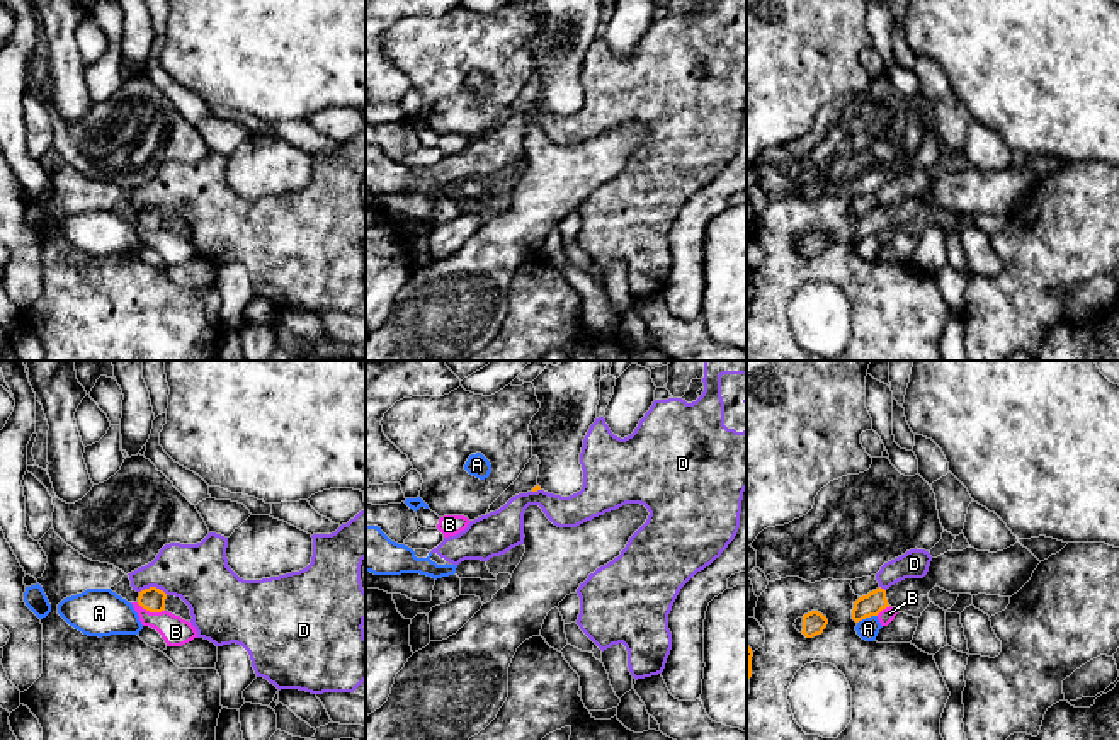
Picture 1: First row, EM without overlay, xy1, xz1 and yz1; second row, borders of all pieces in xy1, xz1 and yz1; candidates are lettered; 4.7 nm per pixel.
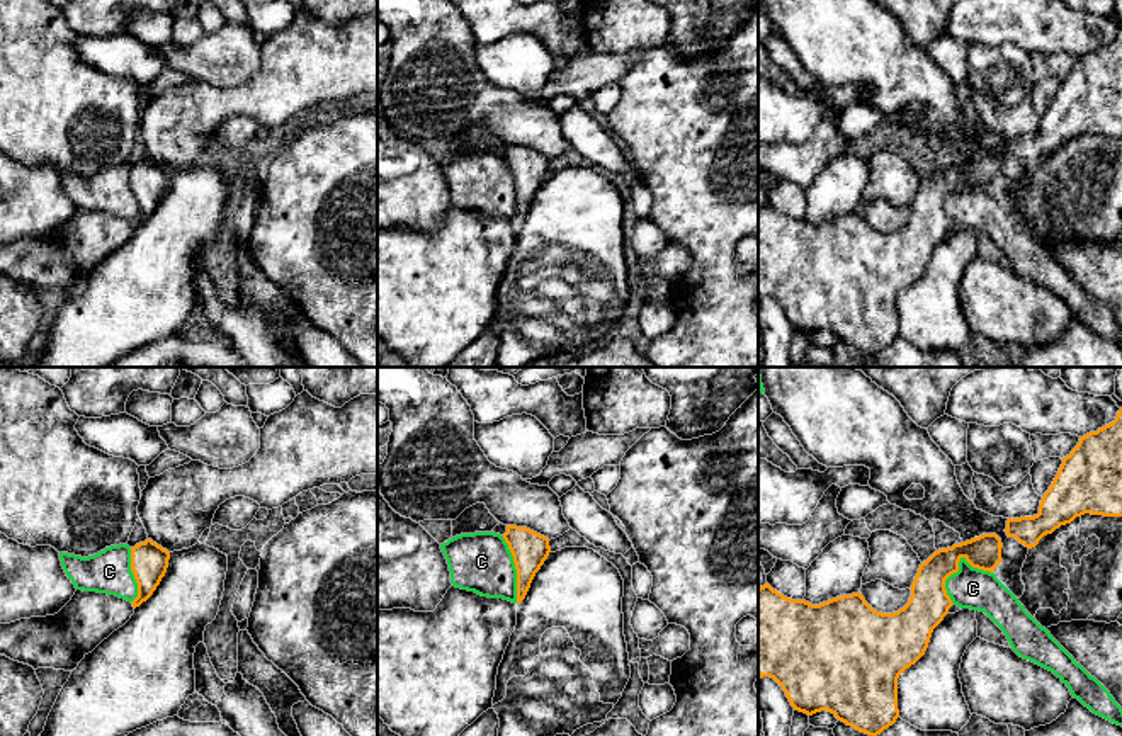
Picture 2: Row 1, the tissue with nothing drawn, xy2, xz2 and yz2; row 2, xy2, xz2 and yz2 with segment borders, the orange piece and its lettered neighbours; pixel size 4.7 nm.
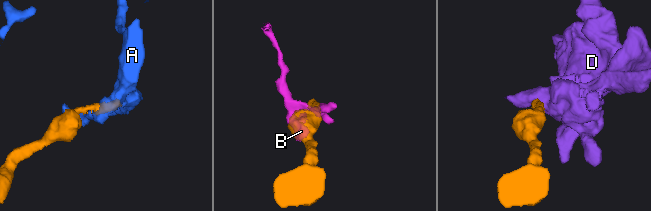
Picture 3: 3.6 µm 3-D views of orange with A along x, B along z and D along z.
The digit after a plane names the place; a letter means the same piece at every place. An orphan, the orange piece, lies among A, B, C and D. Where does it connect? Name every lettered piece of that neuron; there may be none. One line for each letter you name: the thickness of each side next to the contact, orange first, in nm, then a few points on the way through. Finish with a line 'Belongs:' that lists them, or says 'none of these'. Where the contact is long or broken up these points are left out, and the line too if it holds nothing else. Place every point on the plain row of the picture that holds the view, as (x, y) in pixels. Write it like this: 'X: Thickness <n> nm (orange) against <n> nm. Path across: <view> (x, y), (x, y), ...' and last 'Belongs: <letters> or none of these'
Belongs: none of these

